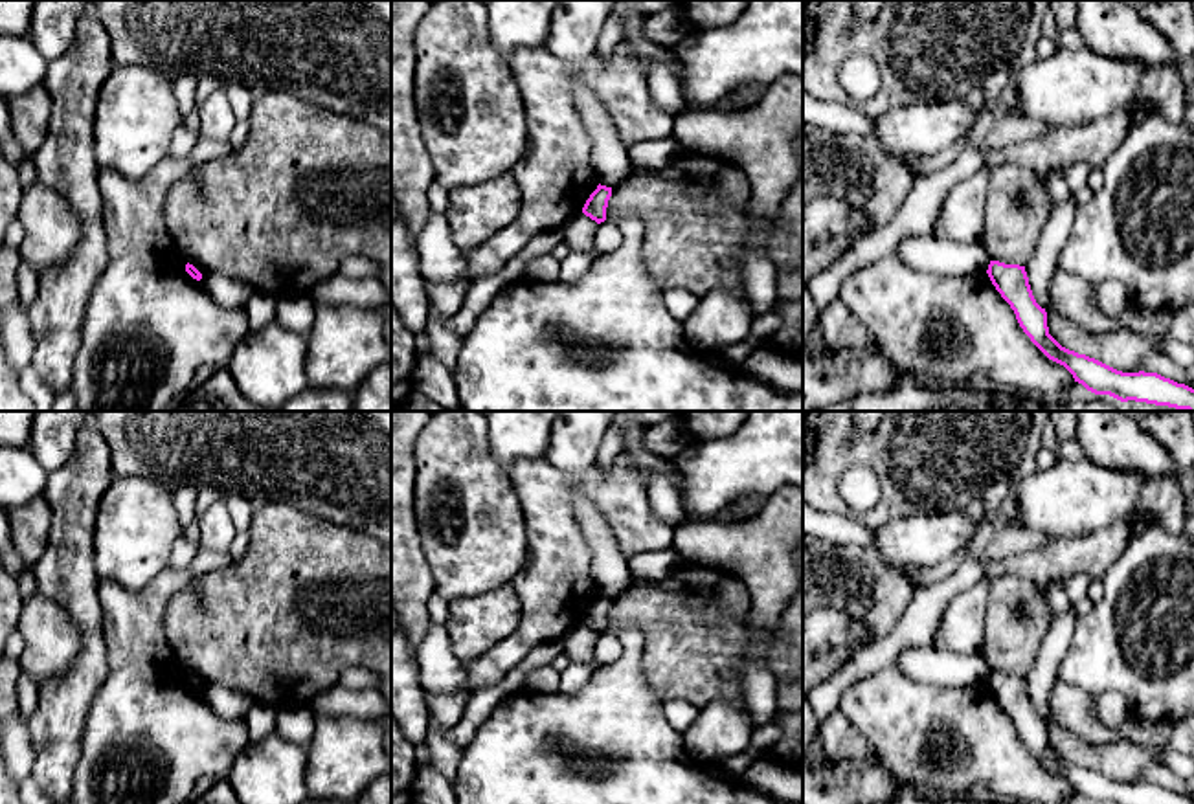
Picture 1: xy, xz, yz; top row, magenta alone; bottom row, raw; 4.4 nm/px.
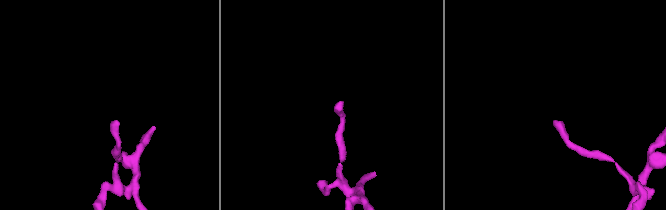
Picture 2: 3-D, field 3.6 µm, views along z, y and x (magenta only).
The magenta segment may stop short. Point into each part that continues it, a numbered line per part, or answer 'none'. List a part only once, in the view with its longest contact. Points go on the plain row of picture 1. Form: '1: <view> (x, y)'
none

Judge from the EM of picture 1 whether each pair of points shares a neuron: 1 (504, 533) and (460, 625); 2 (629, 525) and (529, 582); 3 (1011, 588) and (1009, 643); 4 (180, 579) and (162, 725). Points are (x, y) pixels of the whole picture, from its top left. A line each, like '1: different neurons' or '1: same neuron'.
1: different neurons
2: same neuron
3: same neuron
4: same neuron

